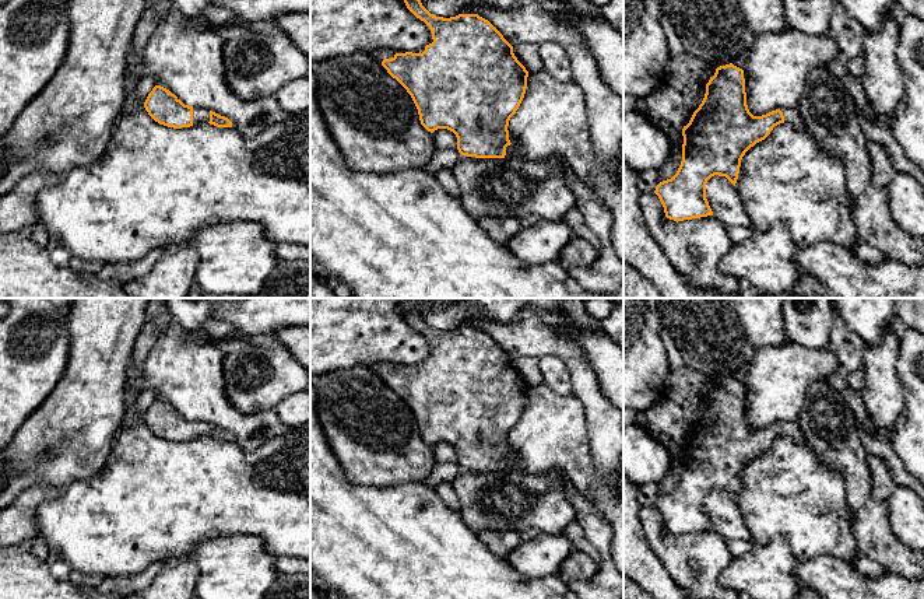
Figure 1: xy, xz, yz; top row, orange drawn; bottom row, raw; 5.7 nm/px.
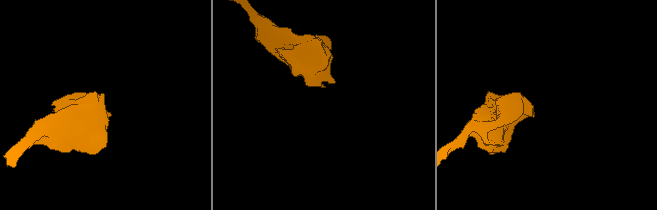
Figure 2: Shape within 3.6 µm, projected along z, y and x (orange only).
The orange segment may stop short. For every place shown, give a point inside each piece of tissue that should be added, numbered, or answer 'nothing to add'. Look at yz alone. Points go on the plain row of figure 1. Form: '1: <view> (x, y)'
1: yz (791, 430)

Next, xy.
1: xy (200, 428)

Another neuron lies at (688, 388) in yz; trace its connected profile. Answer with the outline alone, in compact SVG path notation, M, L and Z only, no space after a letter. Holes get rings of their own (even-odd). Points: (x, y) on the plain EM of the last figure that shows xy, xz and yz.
M665 329L661 340L667 348L670 369L665 378L665 396L677 402L684 411L685 439L693 425L702 417L706 407L706 397L714 389L717 379L712 379L695 369L691 369Z

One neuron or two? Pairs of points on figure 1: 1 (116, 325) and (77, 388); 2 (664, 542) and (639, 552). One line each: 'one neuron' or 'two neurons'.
1: one neuron
2: two neurons

